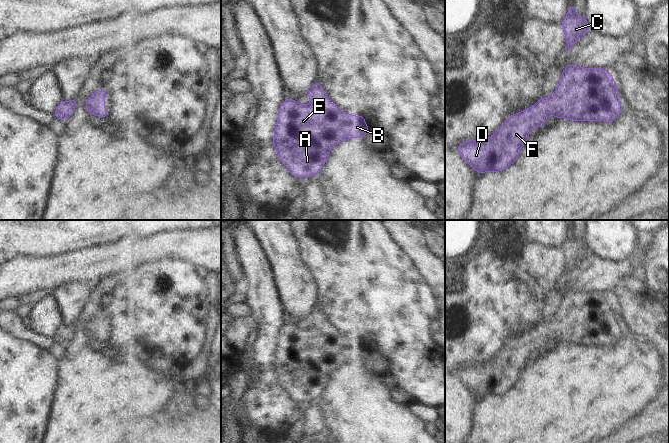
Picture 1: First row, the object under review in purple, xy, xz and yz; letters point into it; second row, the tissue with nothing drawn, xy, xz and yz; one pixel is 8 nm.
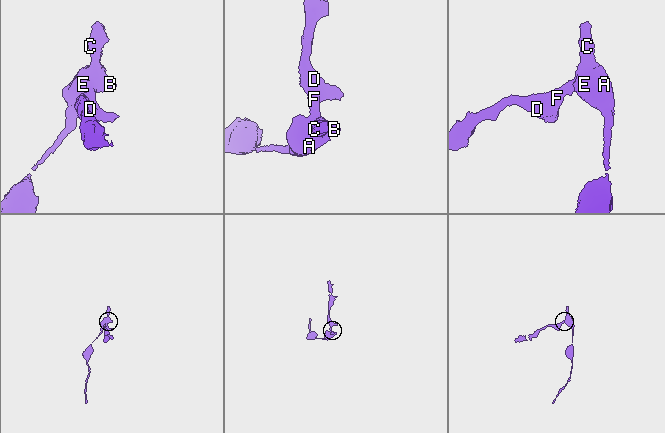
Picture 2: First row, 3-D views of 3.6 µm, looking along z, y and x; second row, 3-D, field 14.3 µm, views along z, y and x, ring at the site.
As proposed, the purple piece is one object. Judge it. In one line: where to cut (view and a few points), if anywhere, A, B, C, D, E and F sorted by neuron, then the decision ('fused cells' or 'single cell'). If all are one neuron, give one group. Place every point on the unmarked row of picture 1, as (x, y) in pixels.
no cut; A B C D E F; single cell

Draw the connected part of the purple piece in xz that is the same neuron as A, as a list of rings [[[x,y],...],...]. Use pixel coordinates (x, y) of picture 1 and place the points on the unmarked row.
[[[317,304],[307,320],[311,323],[307,329],[299,328],[293,323],[283,324],[279,330],[273,362],[273,370],[281,386],[296,402],[310,402],[319,398],[333,370],[342,364],[363,362],[370,356],[364,339],[355,341],[353,338],[342,335],[336,328],[330,328],[328,319]]]

